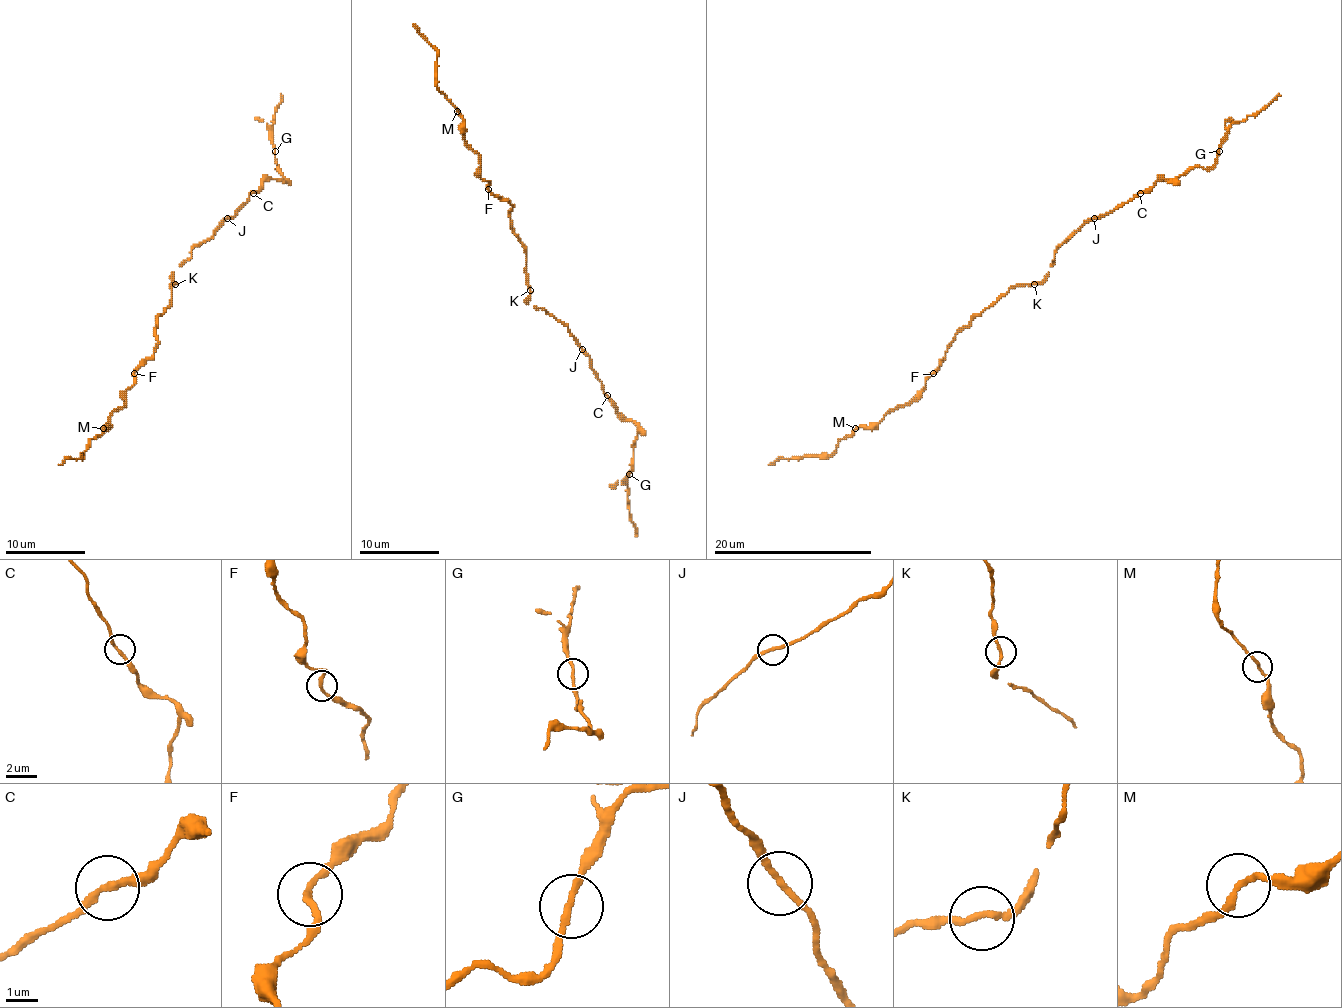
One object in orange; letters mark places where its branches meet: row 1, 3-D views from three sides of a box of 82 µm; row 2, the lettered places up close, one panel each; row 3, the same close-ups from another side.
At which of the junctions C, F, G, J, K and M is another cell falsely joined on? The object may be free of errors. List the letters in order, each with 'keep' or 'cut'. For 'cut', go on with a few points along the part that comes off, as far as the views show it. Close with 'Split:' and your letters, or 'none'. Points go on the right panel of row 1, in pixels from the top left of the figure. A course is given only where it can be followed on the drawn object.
C: keep
F: keep
G: keep
J: keep
K: keep
M: keep
Split: none

